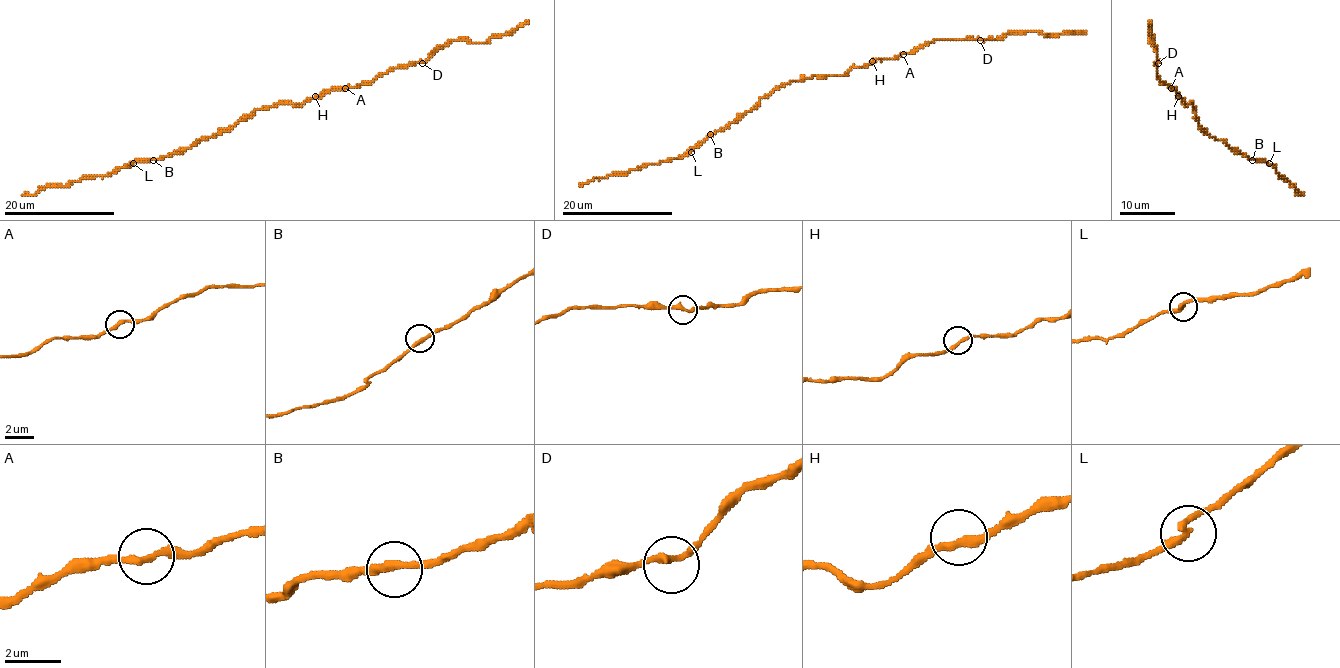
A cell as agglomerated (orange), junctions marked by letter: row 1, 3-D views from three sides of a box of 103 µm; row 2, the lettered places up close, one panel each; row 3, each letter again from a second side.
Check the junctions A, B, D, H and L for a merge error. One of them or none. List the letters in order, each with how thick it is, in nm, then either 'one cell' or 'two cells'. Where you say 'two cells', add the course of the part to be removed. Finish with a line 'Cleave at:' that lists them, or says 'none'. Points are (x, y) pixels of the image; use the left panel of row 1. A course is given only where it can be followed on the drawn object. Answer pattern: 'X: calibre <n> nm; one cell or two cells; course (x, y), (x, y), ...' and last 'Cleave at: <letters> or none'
A: calibre 240 nm; one cell
B: calibre 260 nm; one cell
D: calibre 240 nm; one cell
H: calibre 240 nm; one cell
L: calibre 240 nm; one cell
Cleave at: none

